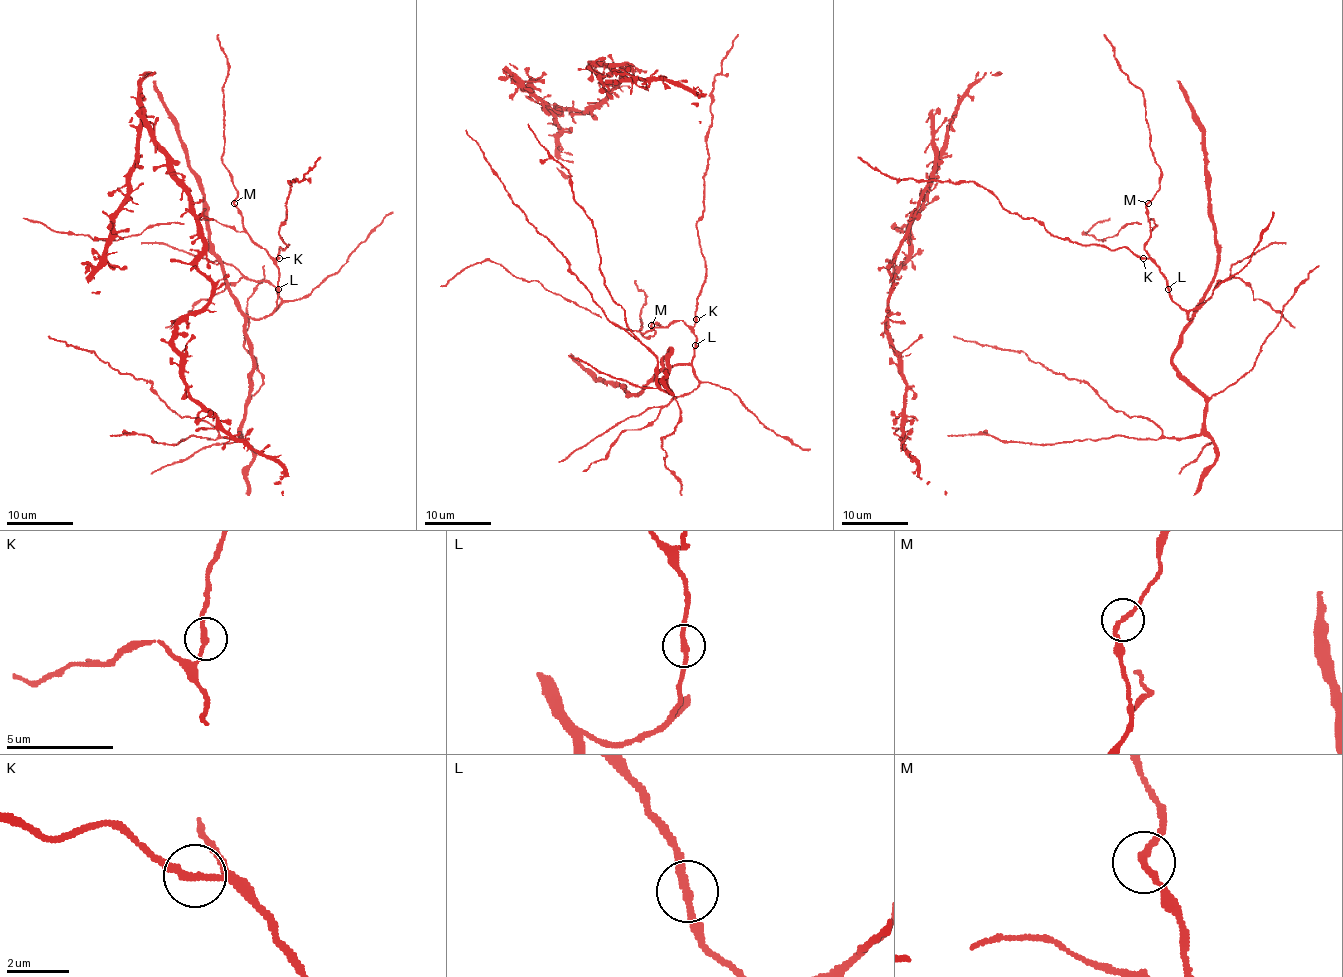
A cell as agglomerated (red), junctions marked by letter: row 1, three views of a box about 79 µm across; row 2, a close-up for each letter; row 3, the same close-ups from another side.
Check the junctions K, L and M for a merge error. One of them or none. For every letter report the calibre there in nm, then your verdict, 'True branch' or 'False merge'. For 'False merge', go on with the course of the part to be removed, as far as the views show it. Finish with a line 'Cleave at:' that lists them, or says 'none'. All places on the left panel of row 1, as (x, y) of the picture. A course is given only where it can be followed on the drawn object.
K: Thickness 220 nm. True branch
L: Thickness 200 nm. True branch
M: Thickness 200 nm. True branch
Cleave at: none

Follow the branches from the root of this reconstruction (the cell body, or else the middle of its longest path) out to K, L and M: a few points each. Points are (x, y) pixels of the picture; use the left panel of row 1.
K: (174, 445), (191, 435), (212, 440), (240, 436), (253, 365), (245, 320), (267, 317), (275, 309), (278, 257)
L: (174, 445), (191, 435), (212, 440), (240, 436), (253, 365), (245, 320), (267, 317), (277, 306), (278, 289)
M: (174, 445), (191, 435), (240, 436), (253, 365), (245, 320), (277, 306), (278, 266), (234, 203)

